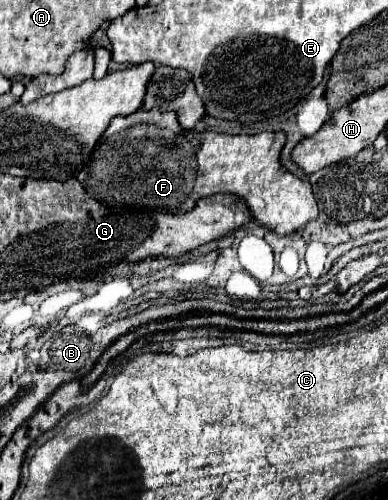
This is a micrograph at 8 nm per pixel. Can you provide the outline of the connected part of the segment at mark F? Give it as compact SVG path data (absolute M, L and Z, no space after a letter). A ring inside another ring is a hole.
M139 110L131 116L117 116L105 130L93 150L93 160L77 176L85 192L107 206L135 204L149 210L163 212L189 212L199 198L231 192L245 198L253 212L253 218L271 228L277 234L291 234L301 230L307 222L317 218L317 198L307 180L297 178L281 166L281 150L285 144L285 132L261 132L261 134L217 134L217 132L195 132L185 130L177 122L175 112Z

